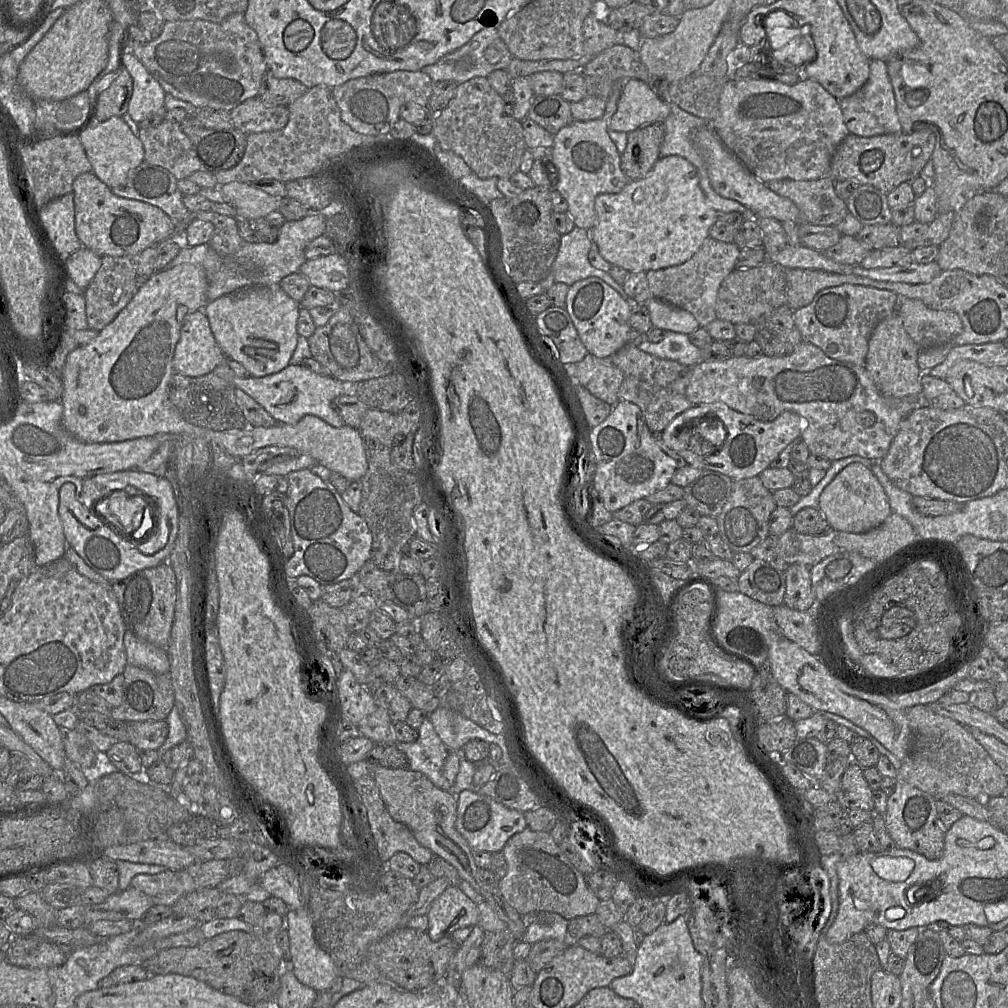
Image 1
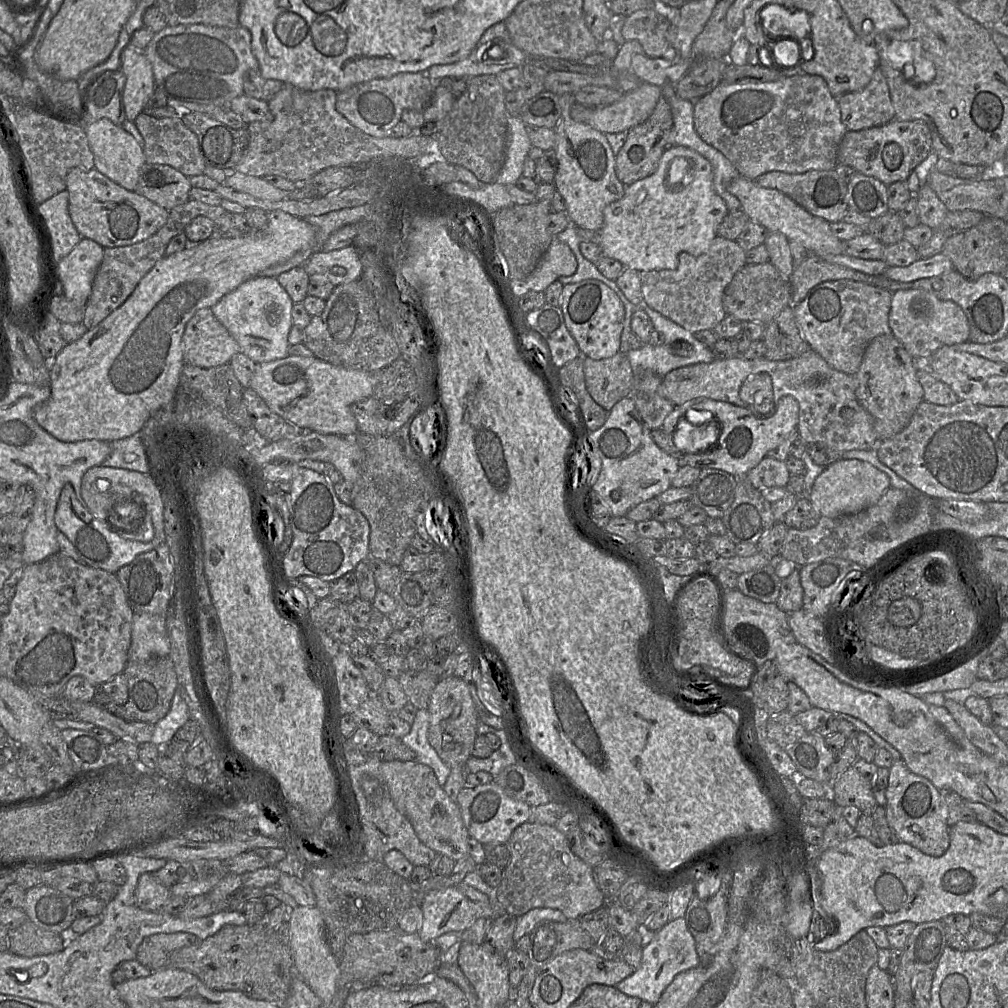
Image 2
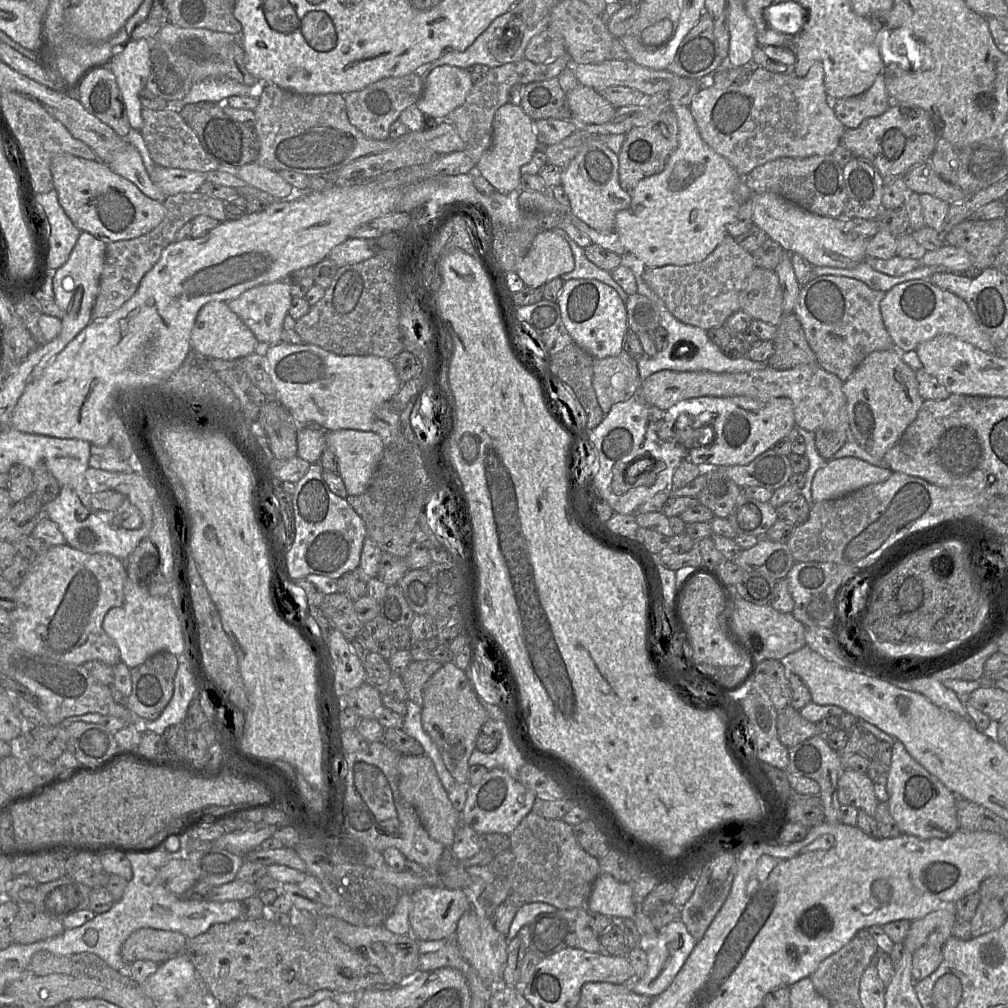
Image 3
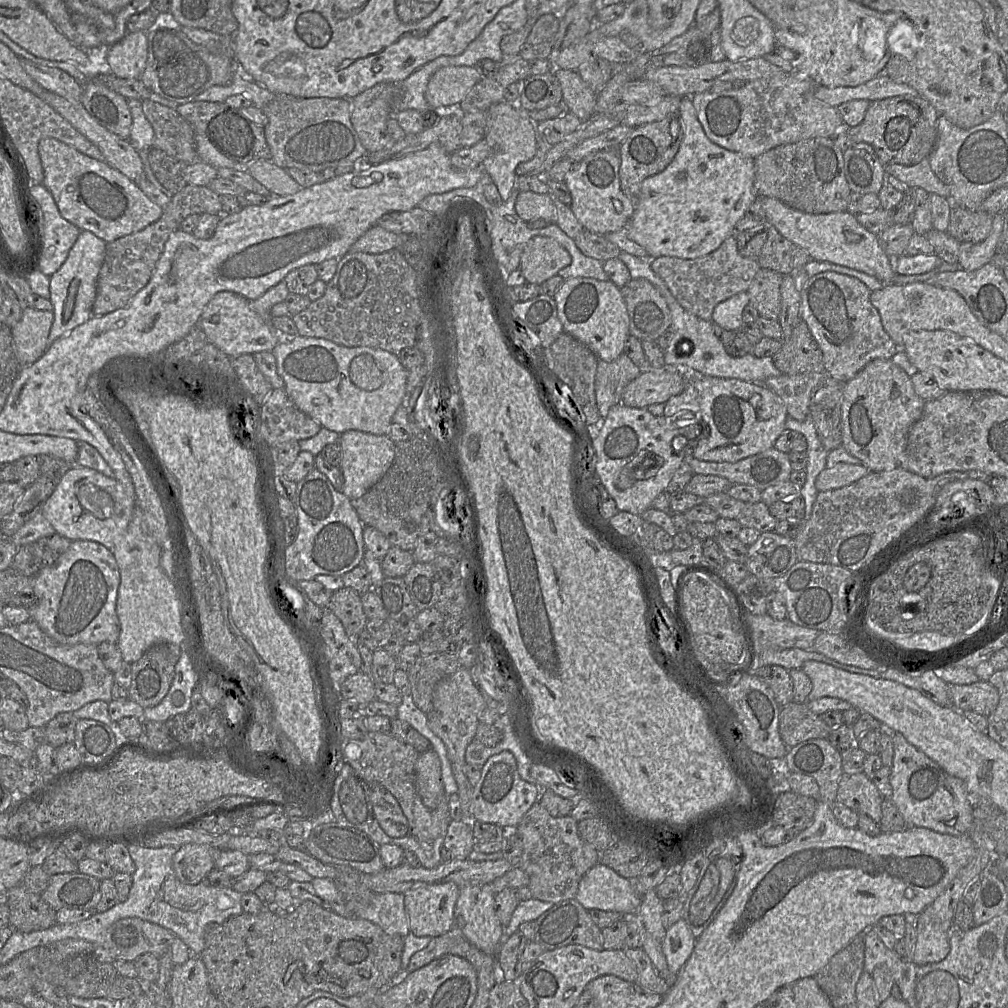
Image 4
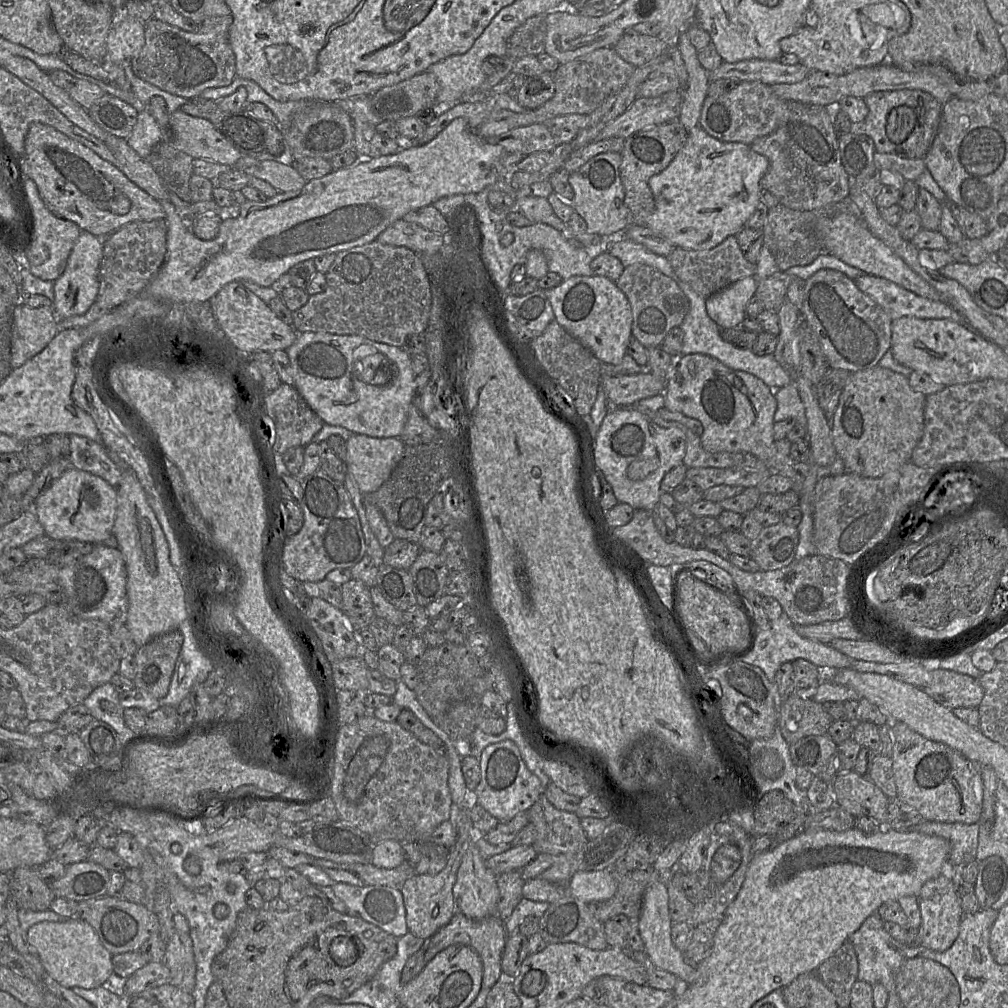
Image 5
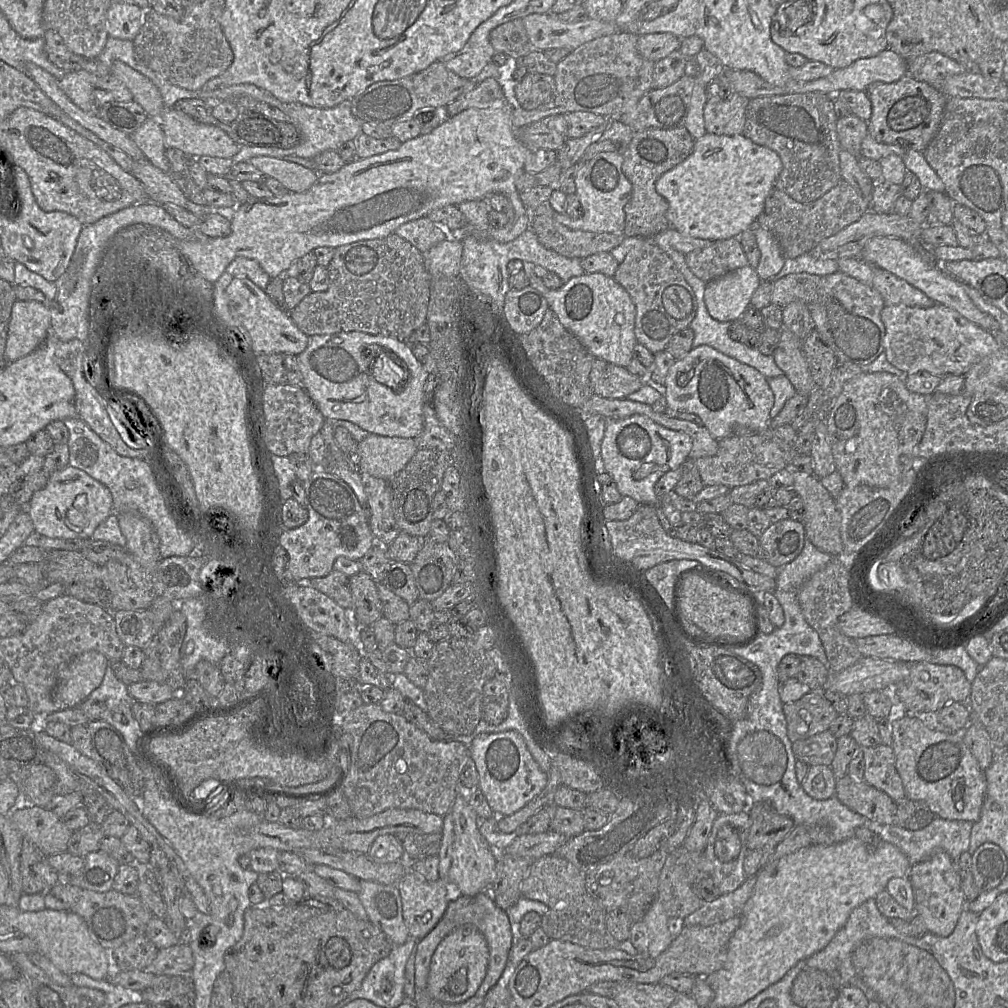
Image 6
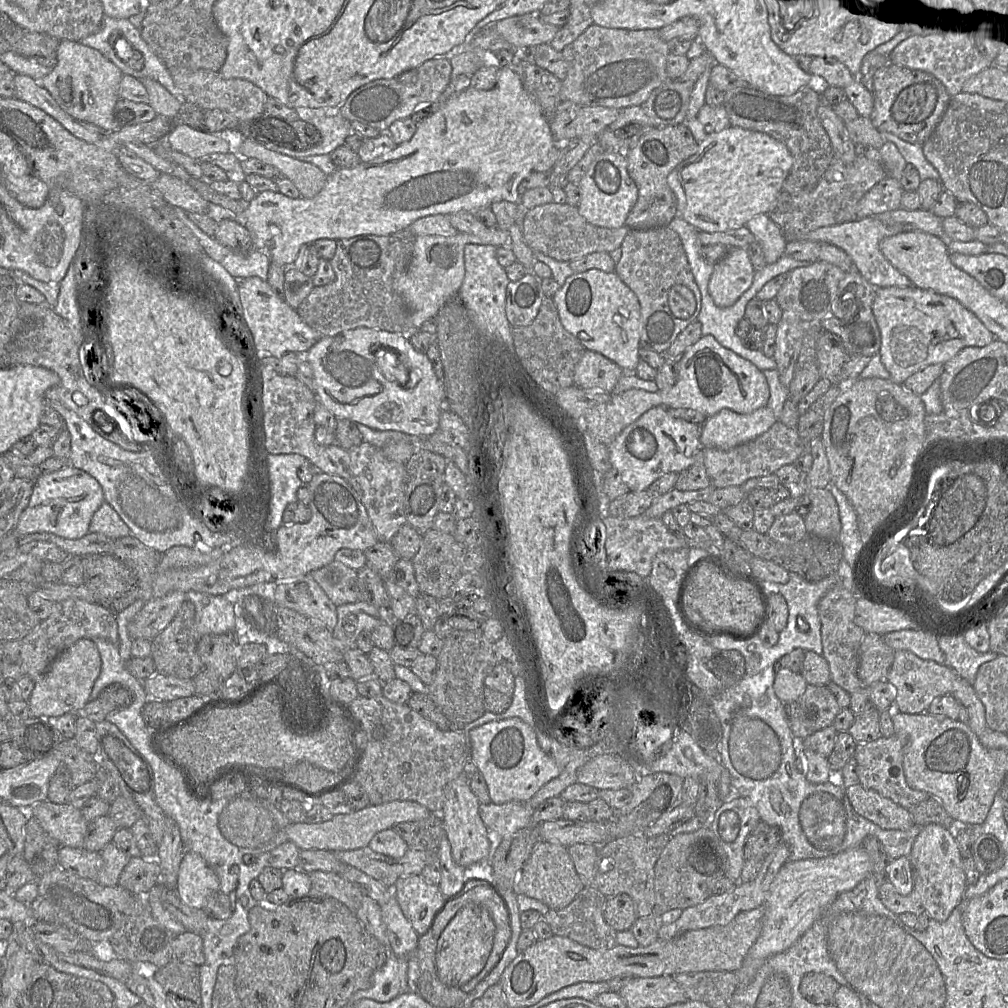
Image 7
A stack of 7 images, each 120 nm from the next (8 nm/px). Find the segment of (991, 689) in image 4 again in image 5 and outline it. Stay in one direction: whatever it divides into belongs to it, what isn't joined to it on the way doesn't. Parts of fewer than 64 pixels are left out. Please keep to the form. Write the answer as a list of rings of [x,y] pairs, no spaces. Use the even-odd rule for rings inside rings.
[[[929,668],[929,683],[924,691],[949,709],[978,708],[984,690],[977,679],[956,671]]]

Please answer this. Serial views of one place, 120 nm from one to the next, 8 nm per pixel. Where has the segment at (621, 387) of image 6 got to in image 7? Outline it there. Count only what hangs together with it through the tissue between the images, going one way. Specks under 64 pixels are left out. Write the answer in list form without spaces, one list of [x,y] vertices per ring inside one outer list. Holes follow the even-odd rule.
[[[585,350],[575,367],[574,385],[584,389],[612,392],[623,370],[600,353]]]

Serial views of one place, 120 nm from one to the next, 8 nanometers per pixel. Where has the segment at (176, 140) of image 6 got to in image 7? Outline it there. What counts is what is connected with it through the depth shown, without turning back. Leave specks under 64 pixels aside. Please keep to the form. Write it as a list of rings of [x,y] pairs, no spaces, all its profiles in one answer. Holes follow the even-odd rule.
[[[185,124],[175,125],[166,137],[169,146],[193,159],[229,152],[229,143],[219,135],[204,133]]]

